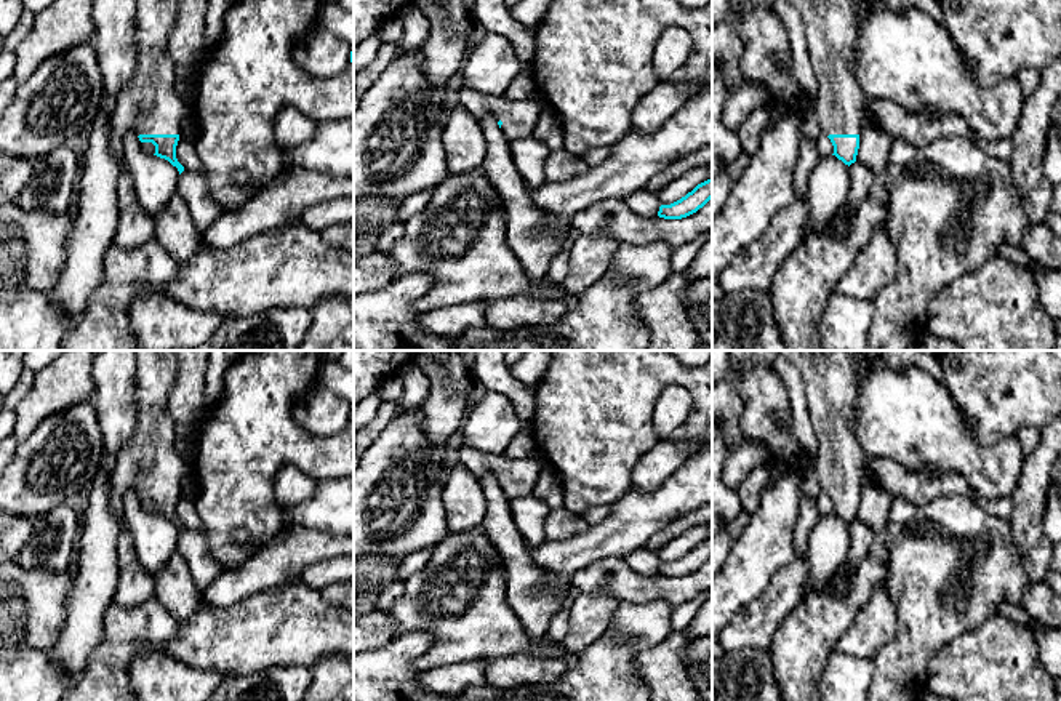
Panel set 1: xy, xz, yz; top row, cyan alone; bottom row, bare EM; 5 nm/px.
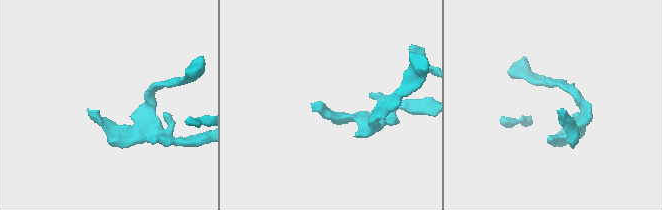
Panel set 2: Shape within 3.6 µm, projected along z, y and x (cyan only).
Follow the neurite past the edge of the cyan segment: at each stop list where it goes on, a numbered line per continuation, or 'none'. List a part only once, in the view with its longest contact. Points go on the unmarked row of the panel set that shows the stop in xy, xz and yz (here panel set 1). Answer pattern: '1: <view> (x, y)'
1: xy (149, 463)

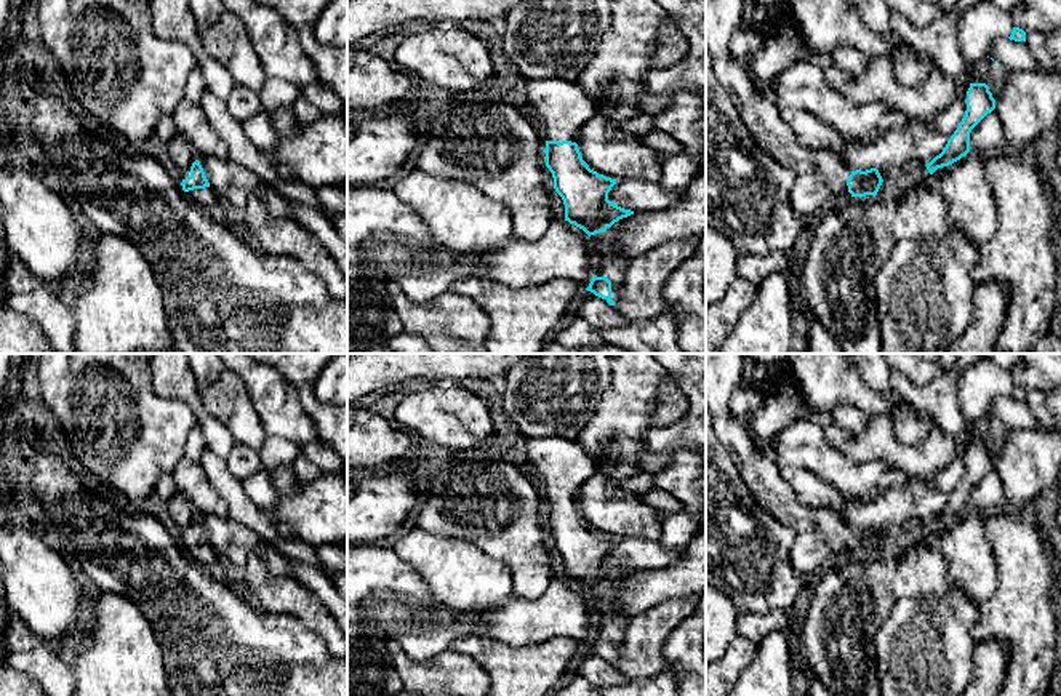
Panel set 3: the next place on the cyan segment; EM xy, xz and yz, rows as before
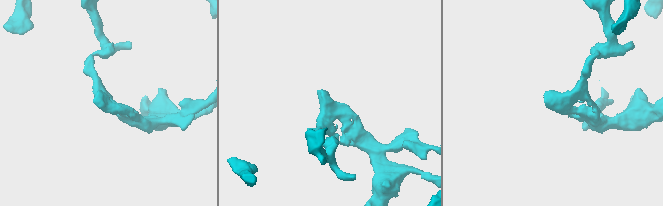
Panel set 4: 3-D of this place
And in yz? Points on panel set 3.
1: yz (820, 536)

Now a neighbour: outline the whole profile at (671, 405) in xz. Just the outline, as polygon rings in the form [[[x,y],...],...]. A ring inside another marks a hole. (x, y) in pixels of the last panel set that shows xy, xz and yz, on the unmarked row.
[[[671,373],[664,378],[656,397],[656,405],[651,411],[655,430],[672,426],[688,411],[688,398],[682,392],[677,378]]]

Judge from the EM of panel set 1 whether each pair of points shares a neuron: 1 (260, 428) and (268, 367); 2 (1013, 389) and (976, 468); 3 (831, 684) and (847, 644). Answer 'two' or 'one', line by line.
1: one
2: two
3: two

